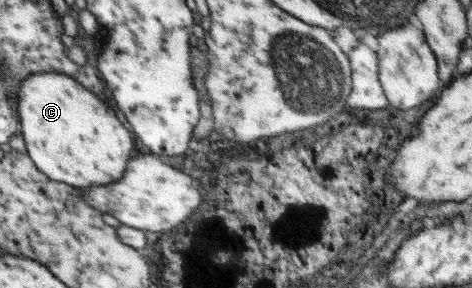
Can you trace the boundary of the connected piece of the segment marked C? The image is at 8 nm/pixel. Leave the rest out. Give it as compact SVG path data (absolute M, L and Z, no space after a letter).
M56 71L28 76L22 82L19 100L27 153L48 178L90 188L116 182L124 176L134 150L134 138L118 120L111 102L88 90L72 75Z

